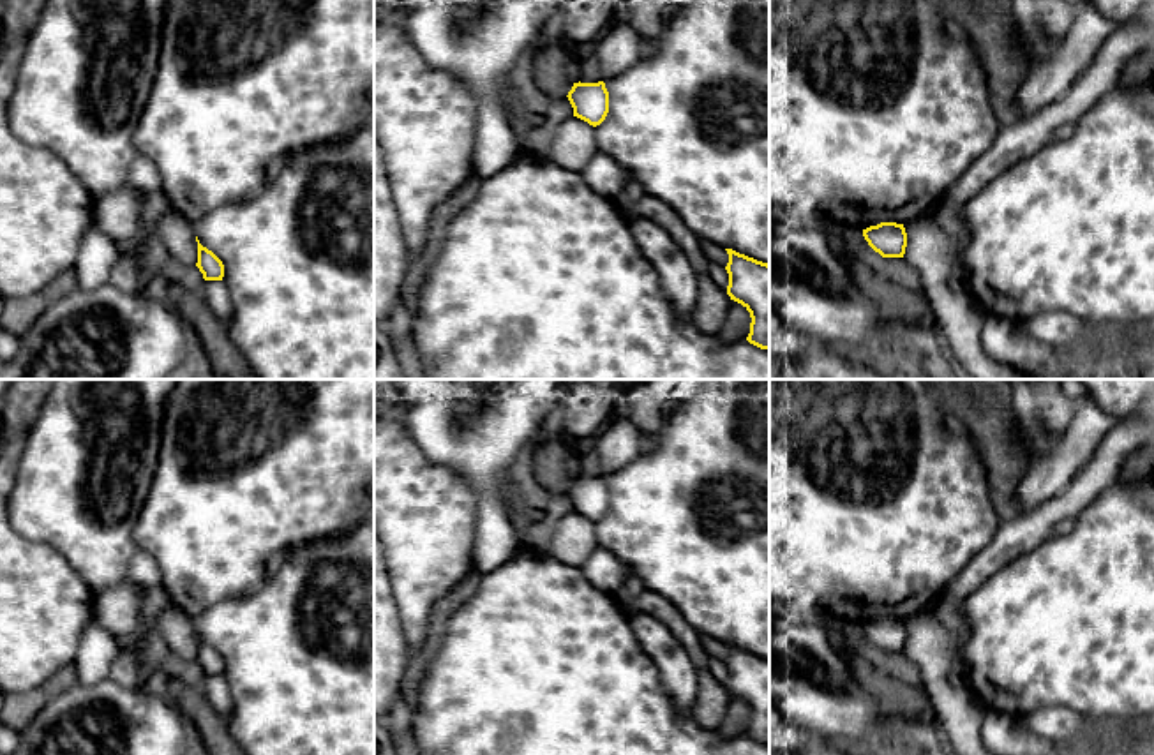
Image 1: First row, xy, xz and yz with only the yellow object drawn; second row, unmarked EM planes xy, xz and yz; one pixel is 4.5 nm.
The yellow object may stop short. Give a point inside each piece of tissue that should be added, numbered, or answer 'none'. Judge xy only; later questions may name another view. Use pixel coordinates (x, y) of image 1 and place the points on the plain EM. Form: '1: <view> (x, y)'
none

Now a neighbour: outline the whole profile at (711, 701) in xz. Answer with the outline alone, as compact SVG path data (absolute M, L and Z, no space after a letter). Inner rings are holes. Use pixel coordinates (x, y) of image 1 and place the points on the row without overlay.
M644 589L630 612L642 612L665 623L686 649L697 676L697 695L692 716L702 729L718 729L731 704L731 691L718 683L708 667L709 656L702 647L701 635L683 619L681 612L662 594Z

